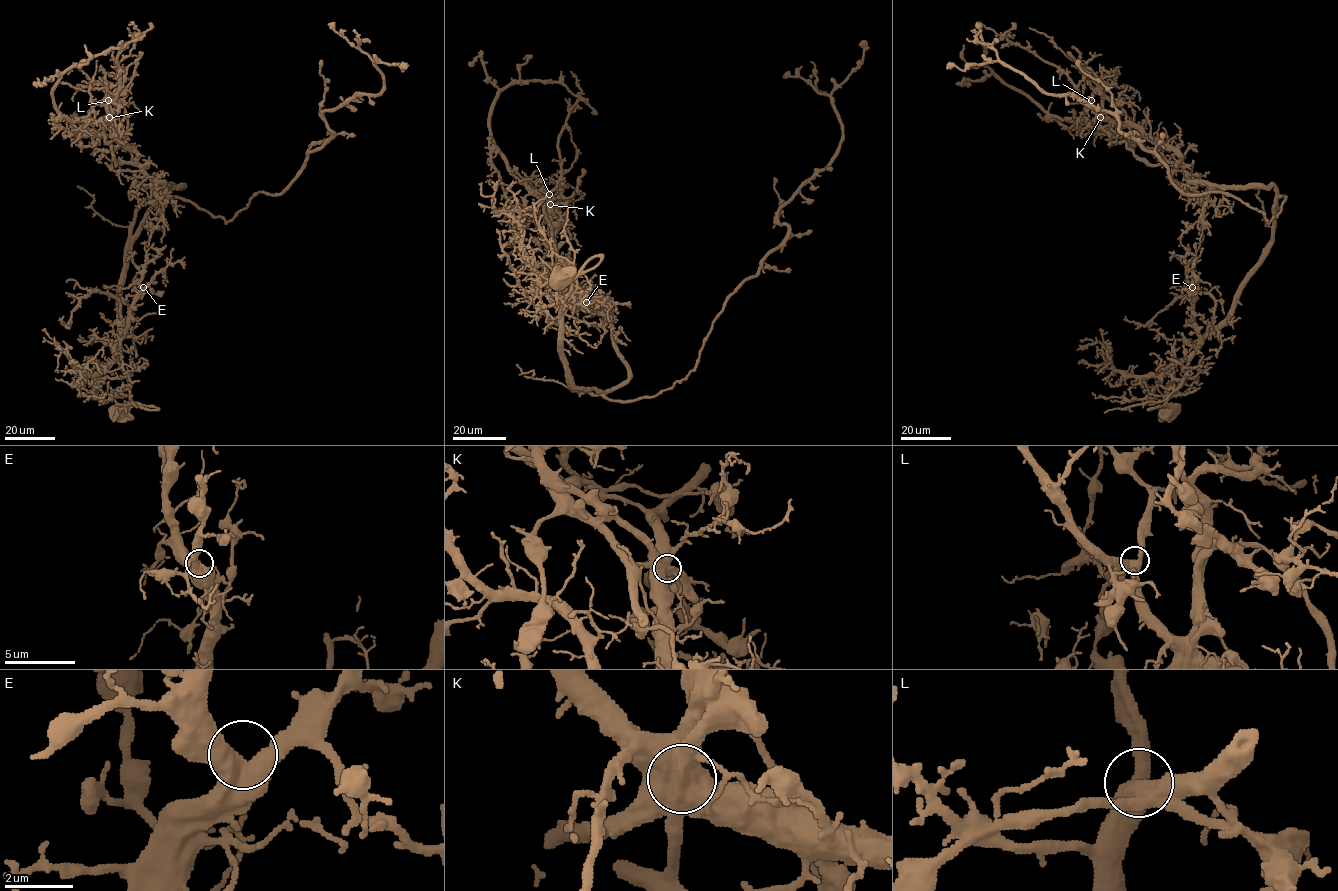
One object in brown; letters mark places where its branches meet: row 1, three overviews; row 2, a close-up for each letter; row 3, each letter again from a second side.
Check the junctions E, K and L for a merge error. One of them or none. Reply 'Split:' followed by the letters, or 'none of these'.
Split: none of these

